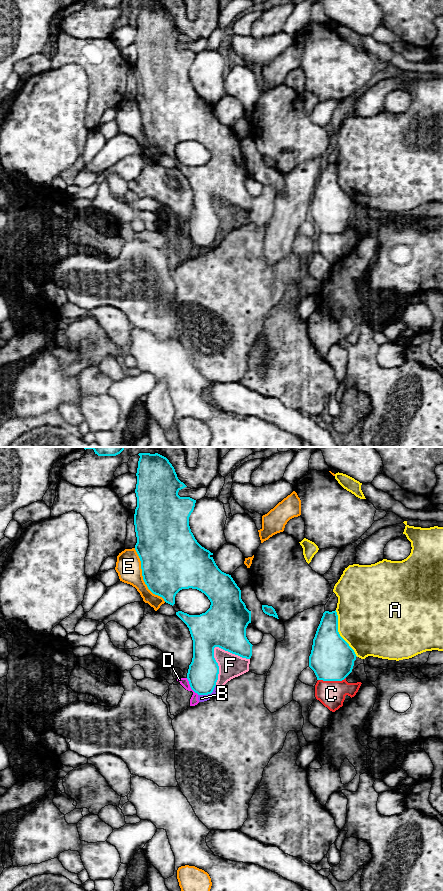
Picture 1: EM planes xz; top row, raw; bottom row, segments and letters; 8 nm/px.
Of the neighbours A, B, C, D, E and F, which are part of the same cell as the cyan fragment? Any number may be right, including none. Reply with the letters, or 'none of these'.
none of these

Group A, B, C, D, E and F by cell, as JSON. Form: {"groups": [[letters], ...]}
{"groups": [["A"], ["B", "D", "F"], ["C"], ["E"]]}

